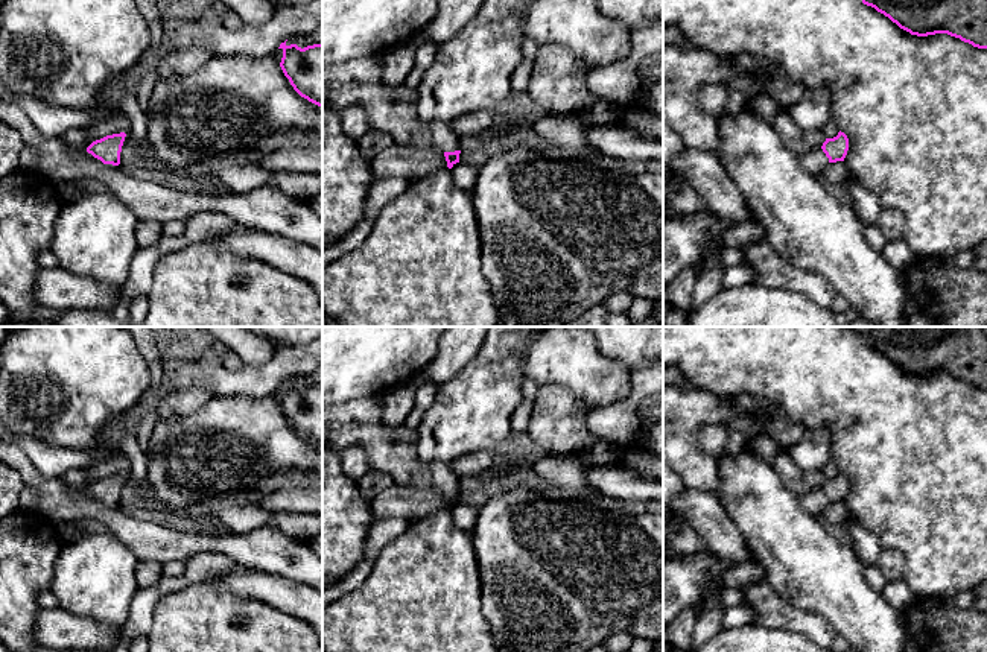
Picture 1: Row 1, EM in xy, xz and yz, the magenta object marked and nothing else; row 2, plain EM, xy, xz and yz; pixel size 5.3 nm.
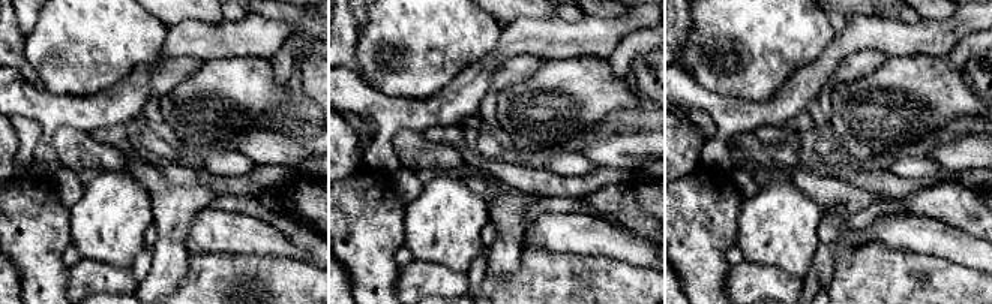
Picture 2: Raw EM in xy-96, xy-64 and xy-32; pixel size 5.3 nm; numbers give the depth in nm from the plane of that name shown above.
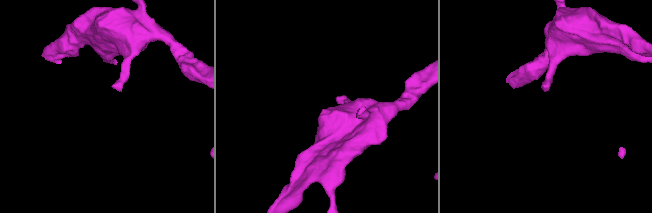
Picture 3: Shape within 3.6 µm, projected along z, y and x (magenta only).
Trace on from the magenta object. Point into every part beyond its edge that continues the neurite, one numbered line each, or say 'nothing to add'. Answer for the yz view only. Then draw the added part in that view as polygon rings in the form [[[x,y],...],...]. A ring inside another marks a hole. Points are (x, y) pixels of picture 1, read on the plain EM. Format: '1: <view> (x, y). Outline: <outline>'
1: yz (814, 502). Outline: [[[821,488],[808,491],[798,498],[800,506],[811,515],[820,515],[829,505],[829,498]]]

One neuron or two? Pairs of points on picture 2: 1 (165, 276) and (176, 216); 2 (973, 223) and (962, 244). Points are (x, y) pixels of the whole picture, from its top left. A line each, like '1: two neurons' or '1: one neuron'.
1: one neuron
2: two neurons

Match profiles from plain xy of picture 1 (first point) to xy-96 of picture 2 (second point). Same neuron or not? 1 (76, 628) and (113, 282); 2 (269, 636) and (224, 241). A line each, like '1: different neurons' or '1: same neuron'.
1: same neuron
2: different neurons

